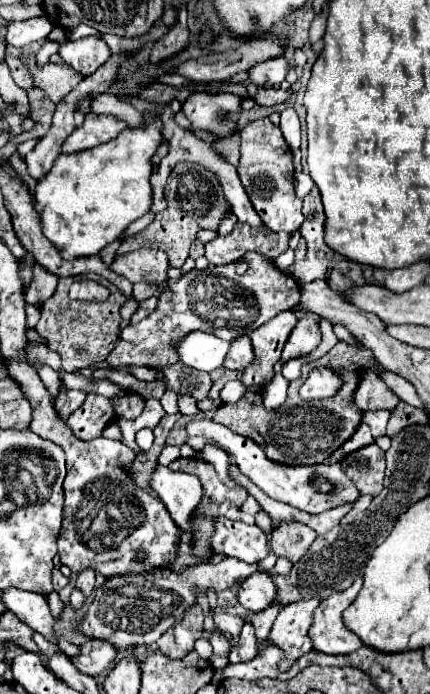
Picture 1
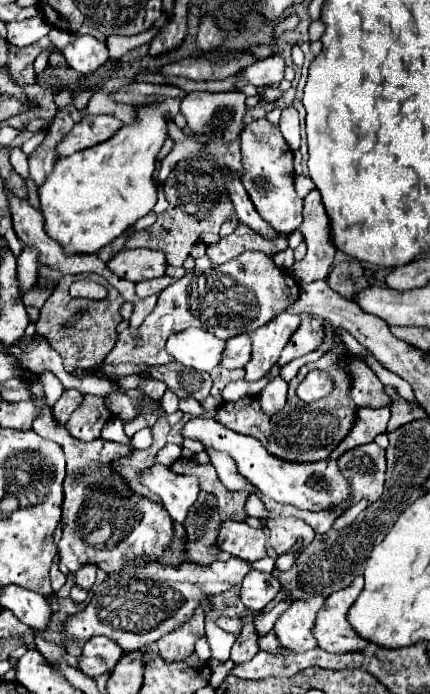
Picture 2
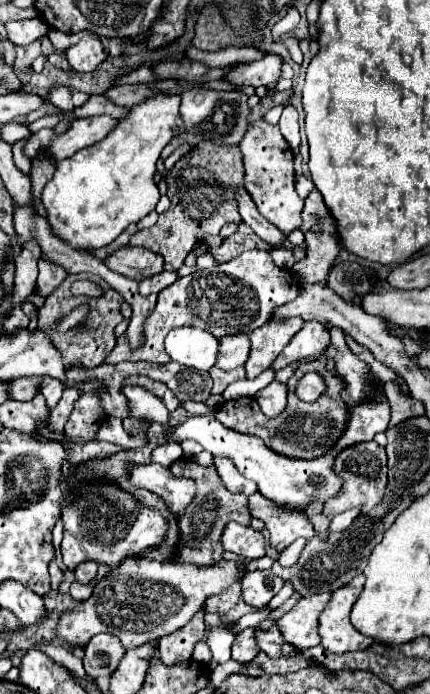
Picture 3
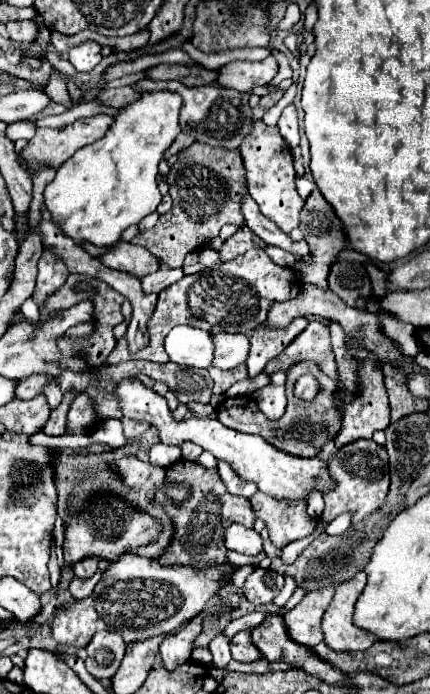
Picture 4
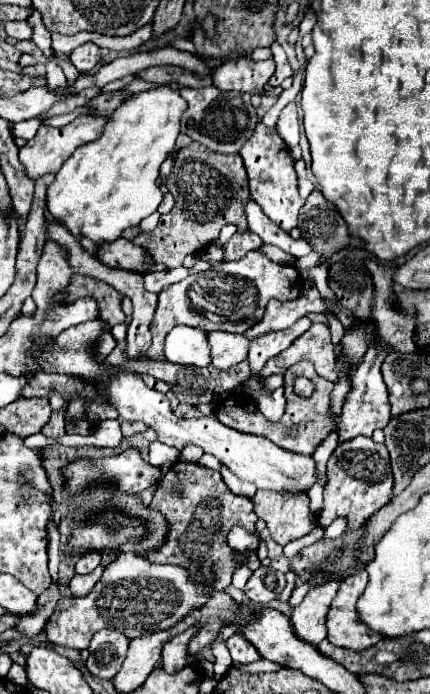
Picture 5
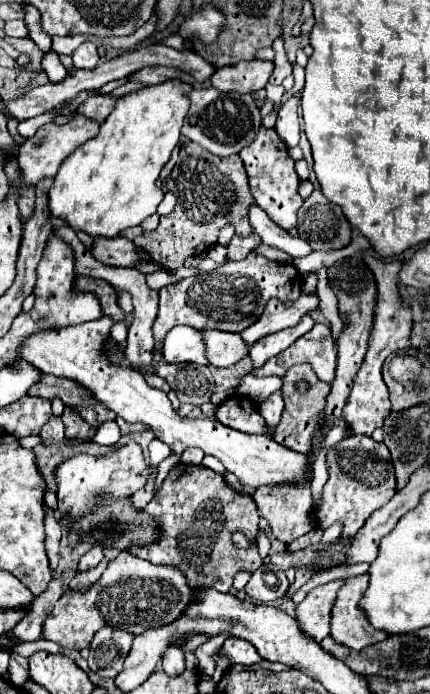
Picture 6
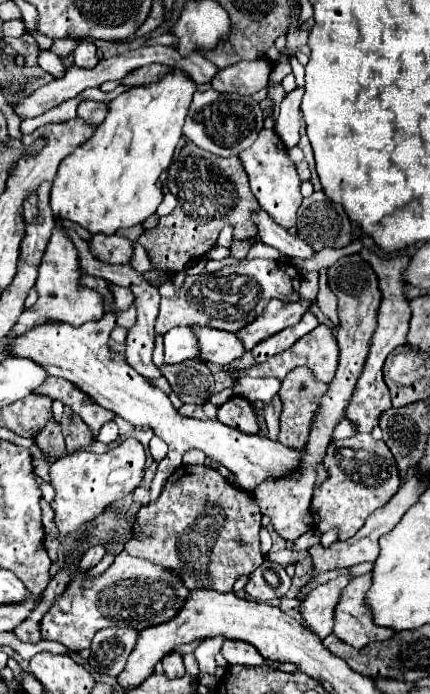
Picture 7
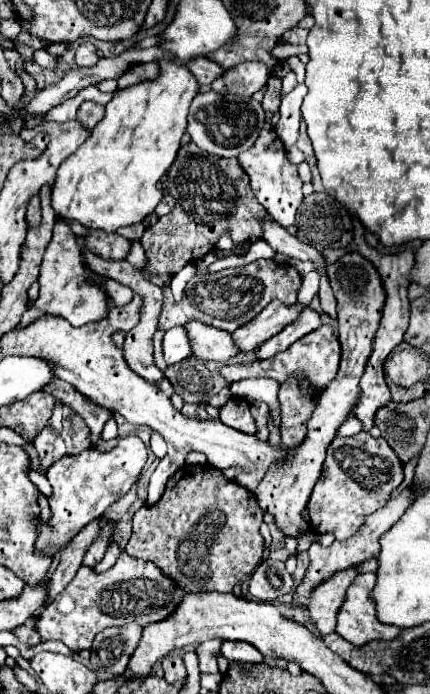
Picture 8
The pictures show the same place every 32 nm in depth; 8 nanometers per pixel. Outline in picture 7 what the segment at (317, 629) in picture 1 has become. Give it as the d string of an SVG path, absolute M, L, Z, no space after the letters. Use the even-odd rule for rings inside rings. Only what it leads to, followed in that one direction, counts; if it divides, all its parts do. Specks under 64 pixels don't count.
M372 574L352 578L334 612L334 634L356 650L370 642L388 640L396 634L394 630L384 630L384 626L376 626L376 622L372 622L372 610L364 604L364 594L370 586Z

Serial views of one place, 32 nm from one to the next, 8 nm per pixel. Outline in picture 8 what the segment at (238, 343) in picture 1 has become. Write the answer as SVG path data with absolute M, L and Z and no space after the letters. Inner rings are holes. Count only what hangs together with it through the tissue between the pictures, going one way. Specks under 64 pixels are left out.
M186 322L184 328L188 330L188 338L192 338L192 352L202 362L216 360L226 362L230 356L238 354L240 350L234 346L232 336L224 330L216 330L214 326L204 326L202 322Z

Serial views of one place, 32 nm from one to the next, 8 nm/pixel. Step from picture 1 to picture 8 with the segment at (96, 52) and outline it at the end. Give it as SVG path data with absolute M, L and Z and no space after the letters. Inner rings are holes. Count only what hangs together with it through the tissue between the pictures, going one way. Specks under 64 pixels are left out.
M82 42L76 50L76 64L78 66L94 66L98 62L96 46L90 42Z

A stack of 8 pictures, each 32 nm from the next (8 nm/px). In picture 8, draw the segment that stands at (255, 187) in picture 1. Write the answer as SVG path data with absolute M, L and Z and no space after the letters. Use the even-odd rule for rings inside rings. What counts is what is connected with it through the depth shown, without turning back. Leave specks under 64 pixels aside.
M262 130L258 140L254 142L254 146L250 146L246 152L242 152L238 156L238 160L240 160L240 166L244 168L244 172L250 176L250 186L254 190L254 196L268 210L270 218L276 220L284 228L292 226L296 220L296 210L304 200L302 180L296 172L296 166L288 162L286 148L284 148L282 140L276 136L276 132Z

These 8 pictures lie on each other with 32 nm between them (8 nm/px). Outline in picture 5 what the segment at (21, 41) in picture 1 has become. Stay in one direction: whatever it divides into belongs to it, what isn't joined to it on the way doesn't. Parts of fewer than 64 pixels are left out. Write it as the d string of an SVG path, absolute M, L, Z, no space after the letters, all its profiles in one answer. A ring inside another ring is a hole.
M6 22L4 28L6 28L6 34L16 40L30 40L32 36L32 28L28 26L28 22Z

